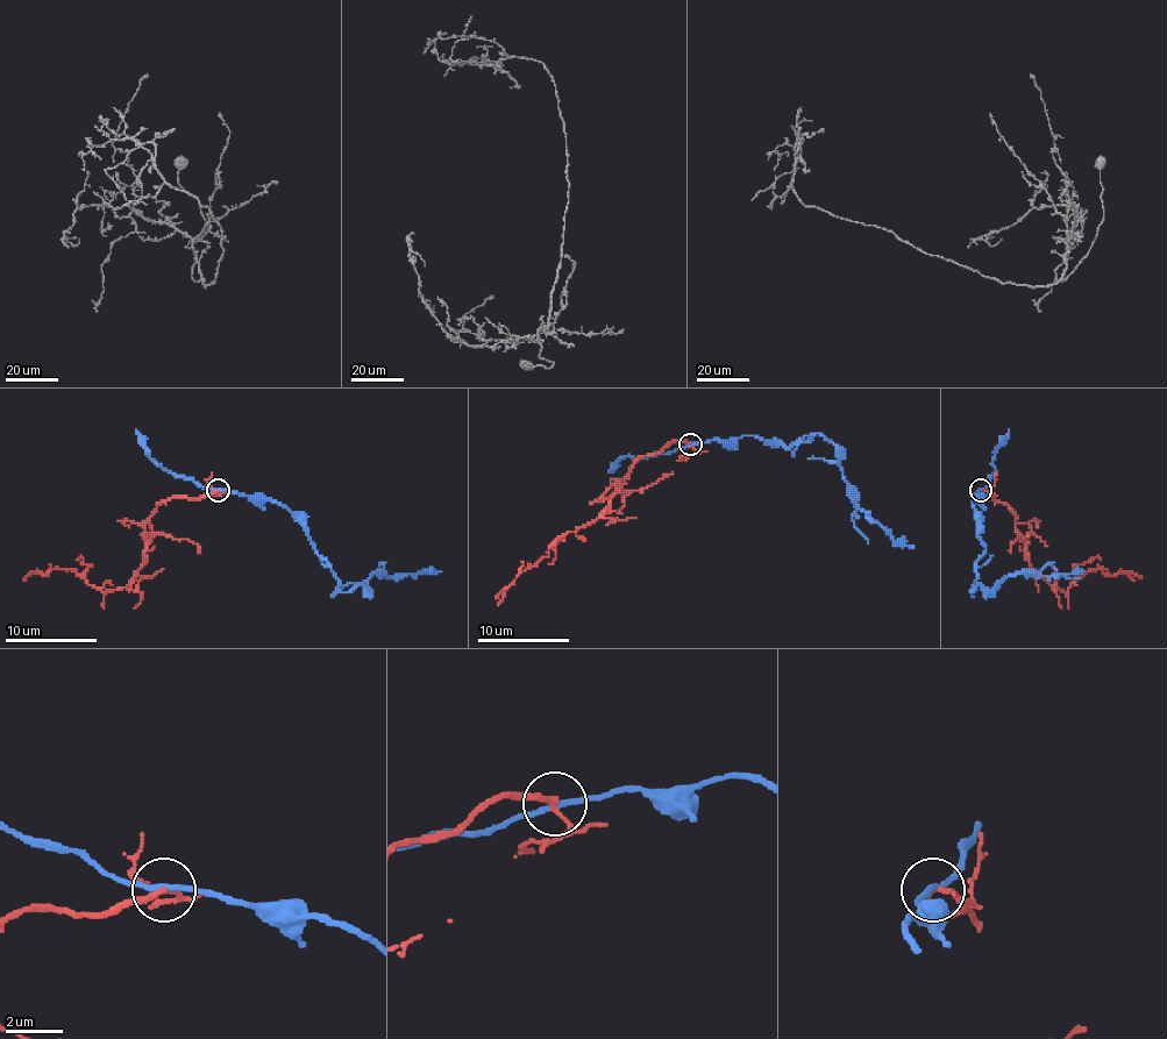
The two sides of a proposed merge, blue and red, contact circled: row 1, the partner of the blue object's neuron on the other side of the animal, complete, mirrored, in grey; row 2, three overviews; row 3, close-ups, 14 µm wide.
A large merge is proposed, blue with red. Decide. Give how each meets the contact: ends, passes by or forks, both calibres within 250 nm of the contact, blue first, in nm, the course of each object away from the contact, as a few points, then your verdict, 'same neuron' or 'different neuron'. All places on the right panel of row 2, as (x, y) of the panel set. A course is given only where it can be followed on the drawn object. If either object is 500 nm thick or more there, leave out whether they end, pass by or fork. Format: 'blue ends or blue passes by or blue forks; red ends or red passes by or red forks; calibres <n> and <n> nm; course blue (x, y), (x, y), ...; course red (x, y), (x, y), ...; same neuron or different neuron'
blue passes by; red passes by; calibres 190 and 180 nm; course blue (981, 491), (972, 503), (986, 553), (976, 562), (969, 592), (979, 585), (990, 590), (1009, 576), (1084, 571); course red (981, 491), (1015, 517), (1024, 557), (1057, 590), (1094, 569), (1141, 578); different neuron

